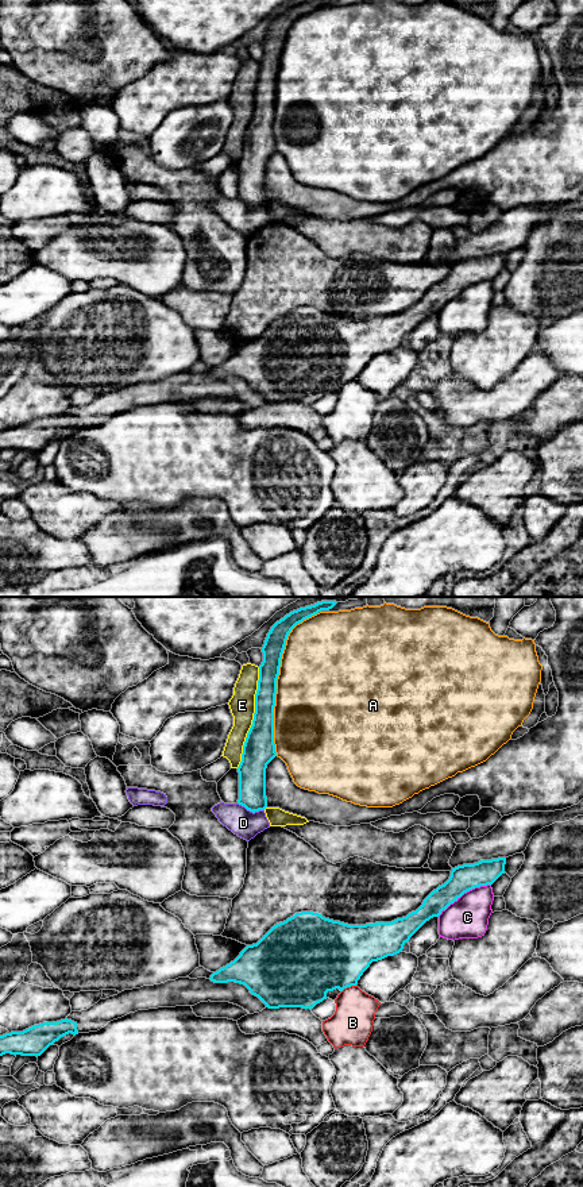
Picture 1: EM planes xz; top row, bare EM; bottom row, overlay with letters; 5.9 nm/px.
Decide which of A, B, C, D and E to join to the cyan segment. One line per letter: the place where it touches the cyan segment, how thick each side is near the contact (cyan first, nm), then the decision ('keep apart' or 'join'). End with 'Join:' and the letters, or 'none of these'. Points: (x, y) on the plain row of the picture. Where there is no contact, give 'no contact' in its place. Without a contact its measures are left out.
A: xz (277, 73) | 130/500 nm | keep apart
B: xz (348, 381) | 440/240 nm | keep apart
C: xz (463, 288) | 160/240 nm | keep apart
D: xz (251, 205) | 160/160 nm | keep apart
E: xz (254, 112) | 190/150 nm | join
Join: E

